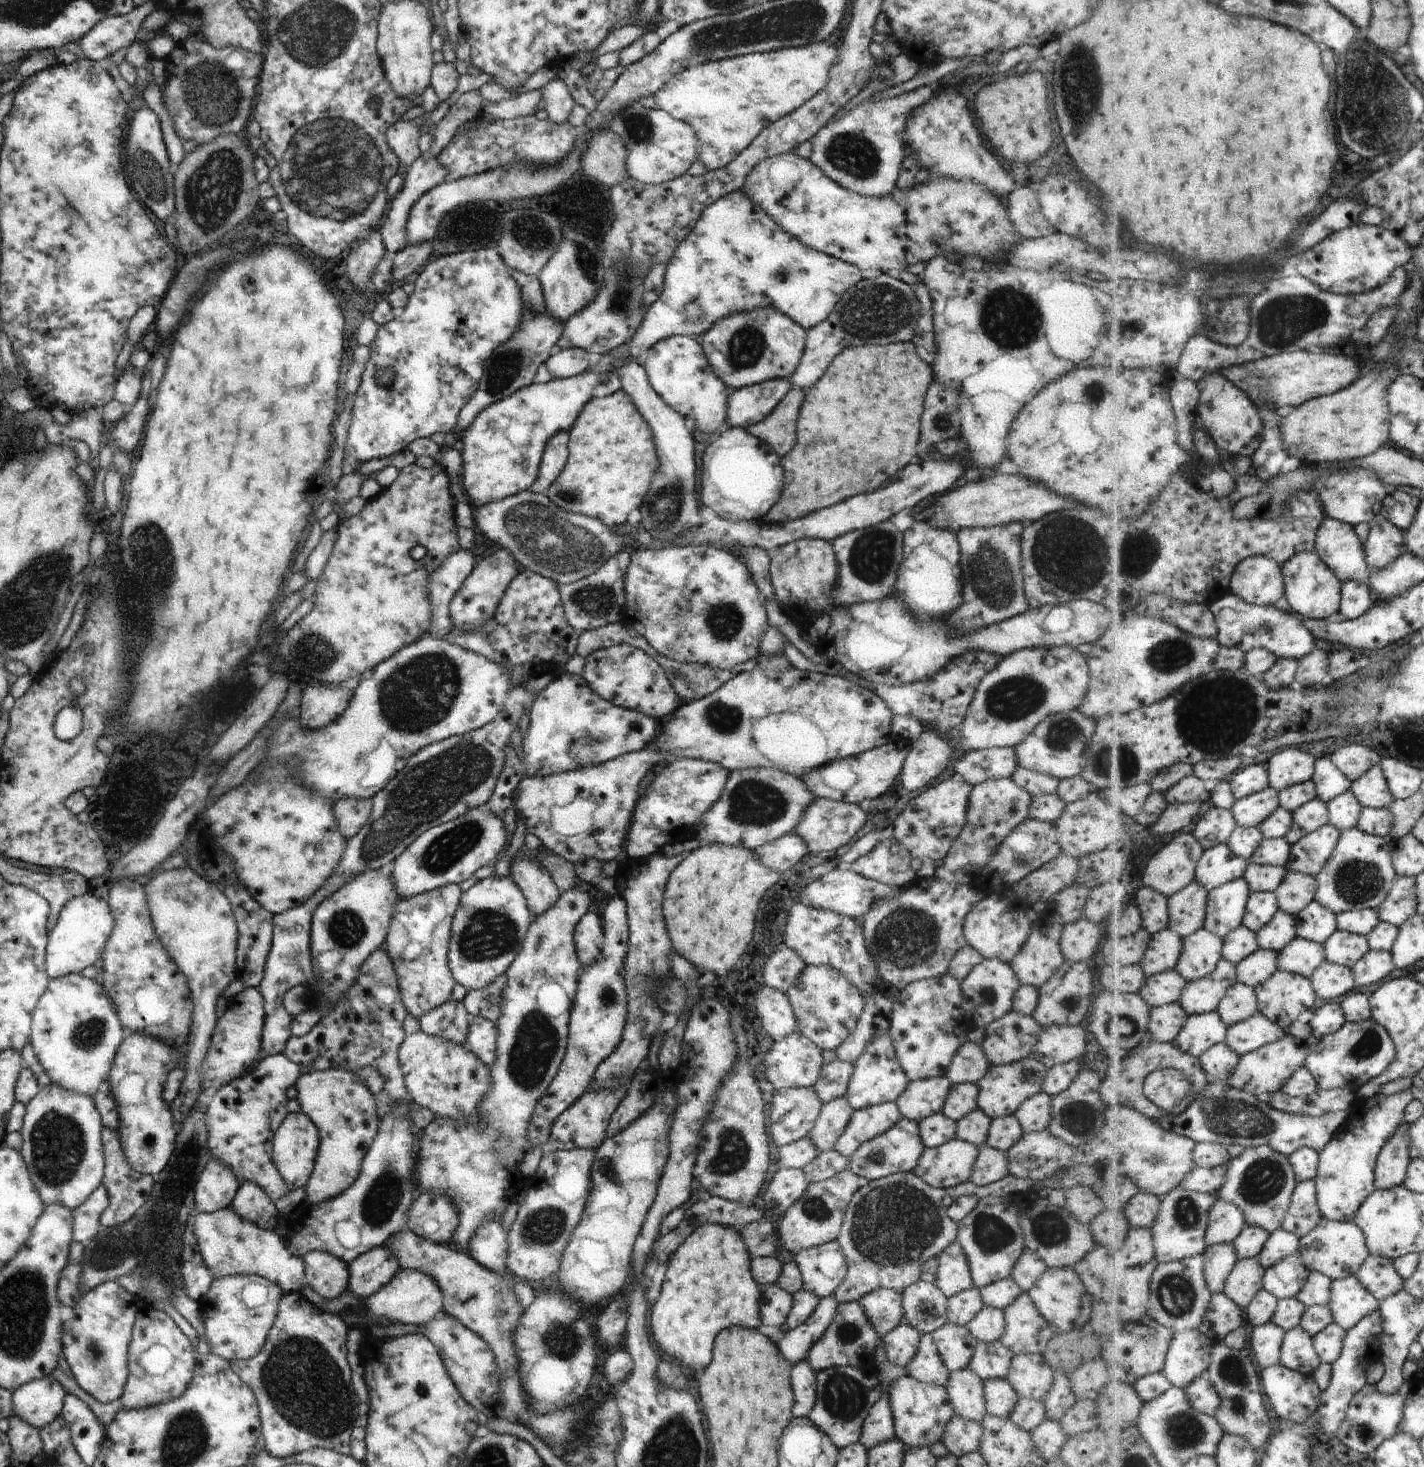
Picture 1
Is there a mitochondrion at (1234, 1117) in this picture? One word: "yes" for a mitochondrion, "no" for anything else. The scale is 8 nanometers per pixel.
yes

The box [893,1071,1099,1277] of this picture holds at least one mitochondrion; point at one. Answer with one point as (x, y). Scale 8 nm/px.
(1050, 1230)

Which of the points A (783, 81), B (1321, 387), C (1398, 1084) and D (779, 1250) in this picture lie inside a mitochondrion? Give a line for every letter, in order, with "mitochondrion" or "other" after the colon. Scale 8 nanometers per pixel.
A: other
B: other
C: other
D: other

